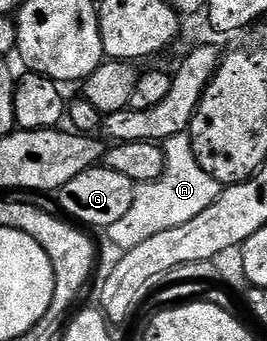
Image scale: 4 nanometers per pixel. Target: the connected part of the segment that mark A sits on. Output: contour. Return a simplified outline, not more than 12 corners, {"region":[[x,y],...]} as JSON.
{"region":[[189,133],[162,144],[163,170],[137,183],[106,228],[128,251],[200,216],[224,187]]}

